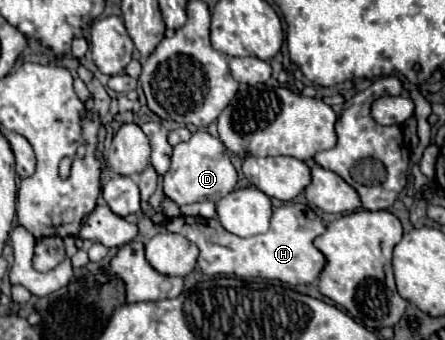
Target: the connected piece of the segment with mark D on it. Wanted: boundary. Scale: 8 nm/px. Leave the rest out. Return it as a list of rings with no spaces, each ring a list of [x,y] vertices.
[[[195,131],[189,141],[173,147],[171,167],[163,177],[163,193],[177,205],[187,205],[195,201],[213,201],[217,203],[221,197],[233,191],[237,183],[237,171],[229,159],[229,151],[225,145],[211,137],[207,131]]]

